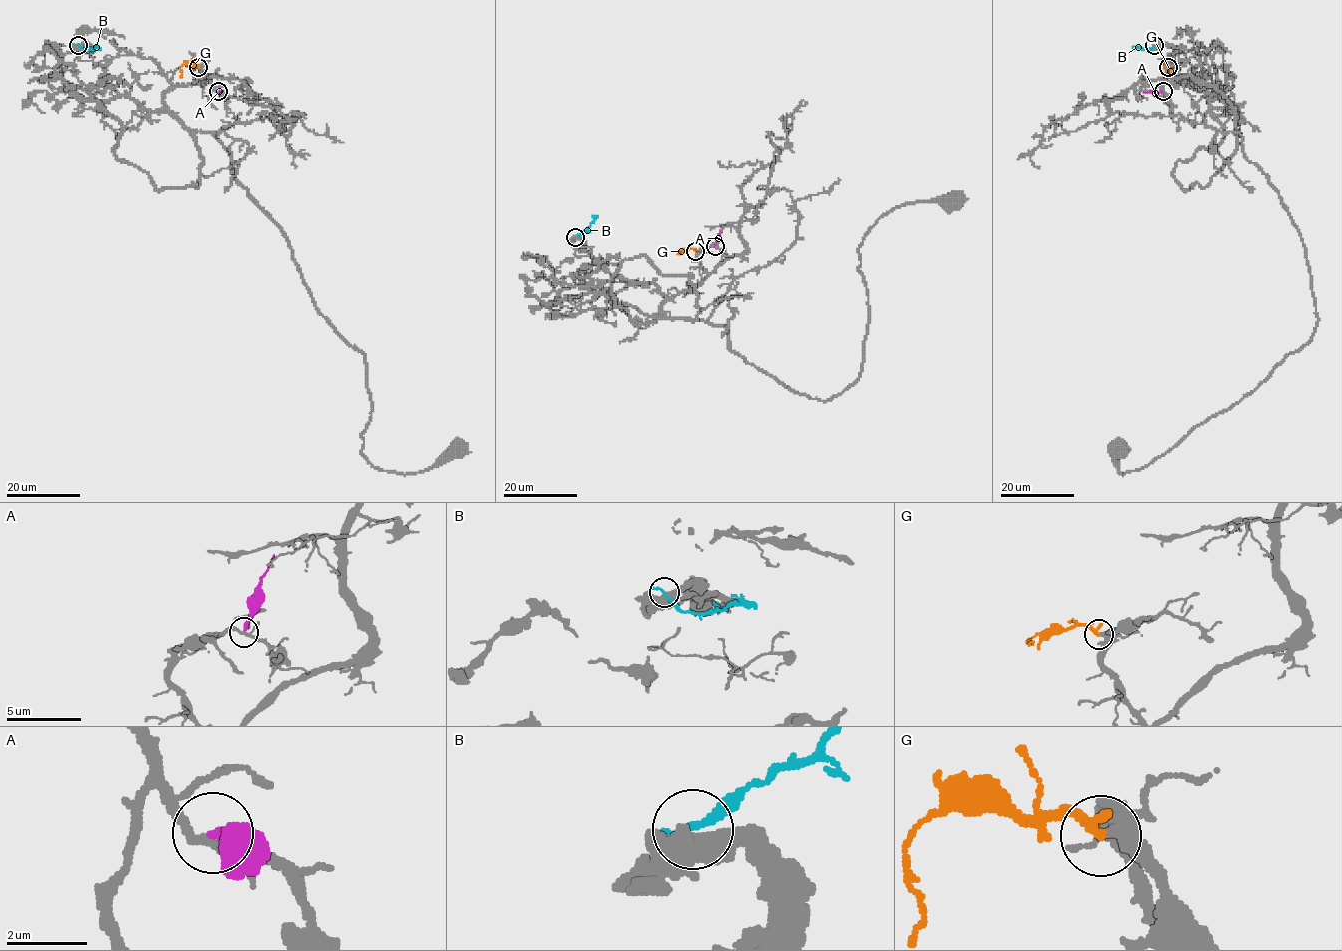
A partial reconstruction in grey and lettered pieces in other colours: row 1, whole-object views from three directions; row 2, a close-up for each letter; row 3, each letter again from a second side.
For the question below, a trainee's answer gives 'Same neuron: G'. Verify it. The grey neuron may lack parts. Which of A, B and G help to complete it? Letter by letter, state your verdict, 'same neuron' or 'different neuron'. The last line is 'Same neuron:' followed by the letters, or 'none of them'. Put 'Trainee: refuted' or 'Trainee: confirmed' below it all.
A: different neuron
B: different neuron
G: same neuron
Same neuron: G
Trainee: confirmed

